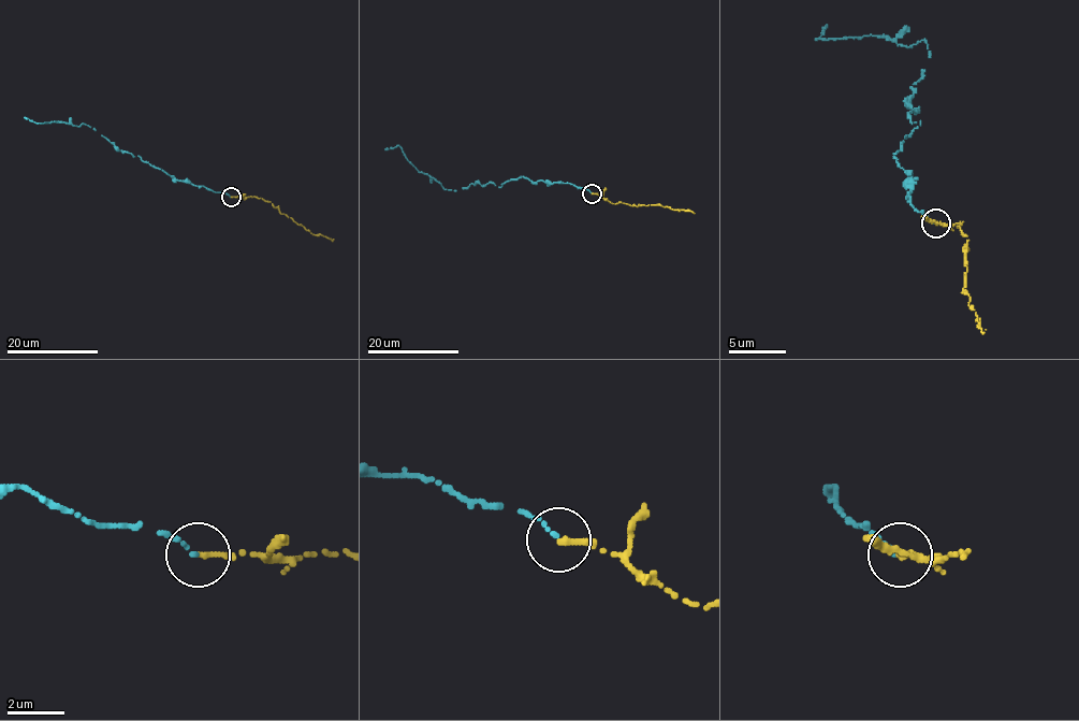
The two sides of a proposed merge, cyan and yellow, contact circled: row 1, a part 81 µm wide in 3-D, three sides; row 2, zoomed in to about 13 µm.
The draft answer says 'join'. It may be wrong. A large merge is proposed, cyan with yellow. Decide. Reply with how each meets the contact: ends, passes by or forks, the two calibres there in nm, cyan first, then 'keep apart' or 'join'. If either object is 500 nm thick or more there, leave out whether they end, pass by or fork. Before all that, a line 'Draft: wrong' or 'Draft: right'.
Draft: right
cyan ends; yellow ends; calibres 110 and 220 nm; join

